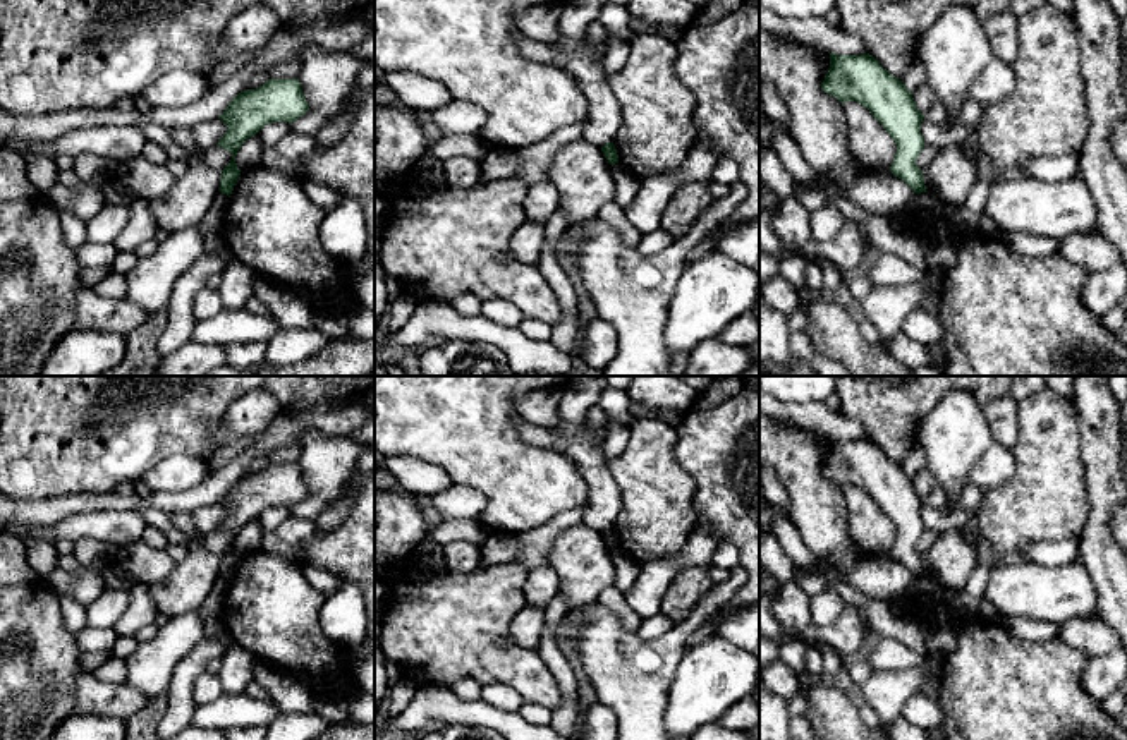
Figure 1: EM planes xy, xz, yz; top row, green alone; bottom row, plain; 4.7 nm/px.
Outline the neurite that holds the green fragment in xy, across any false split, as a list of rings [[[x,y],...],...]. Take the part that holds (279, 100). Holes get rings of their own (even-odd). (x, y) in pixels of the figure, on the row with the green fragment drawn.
[[[268,79],[256,89],[241,91],[218,117],[227,125],[227,132],[216,146],[232,153],[230,163],[222,170],[220,192],[232,194],[241,175],[235,156],[249,137],[266,124],[292,124],[308,110],[299,79]]]

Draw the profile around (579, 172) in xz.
[[[584,137],[558,149],[546,182],[558,192],[558,208],[567,215],[567,237],[579,223],[594,218],[615,196],[608,160],[600,146]]]

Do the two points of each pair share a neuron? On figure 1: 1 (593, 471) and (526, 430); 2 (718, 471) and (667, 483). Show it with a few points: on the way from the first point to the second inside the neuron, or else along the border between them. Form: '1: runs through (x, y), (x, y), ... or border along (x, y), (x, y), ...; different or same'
1: runs through (578, 454), (569, 445), (543, 438); same
2: border along (677, 440), (674, 457), (693, 481), (698, 517); different

